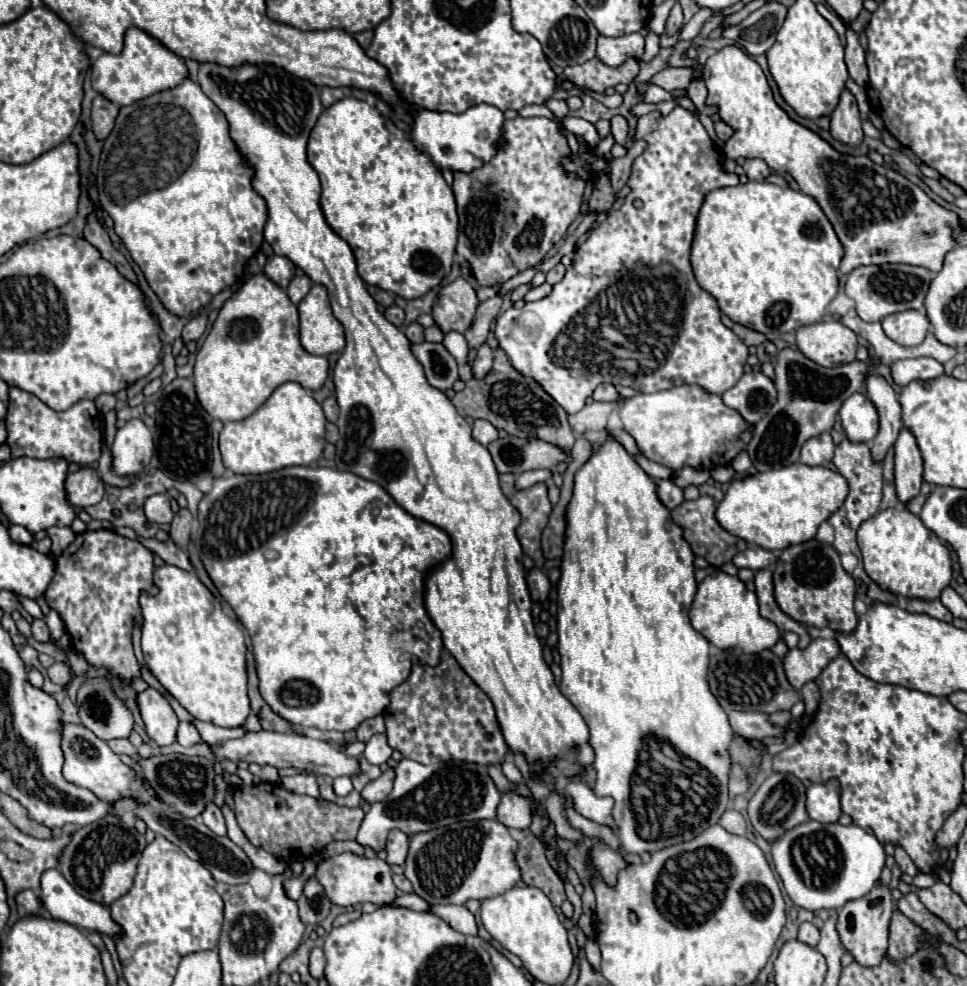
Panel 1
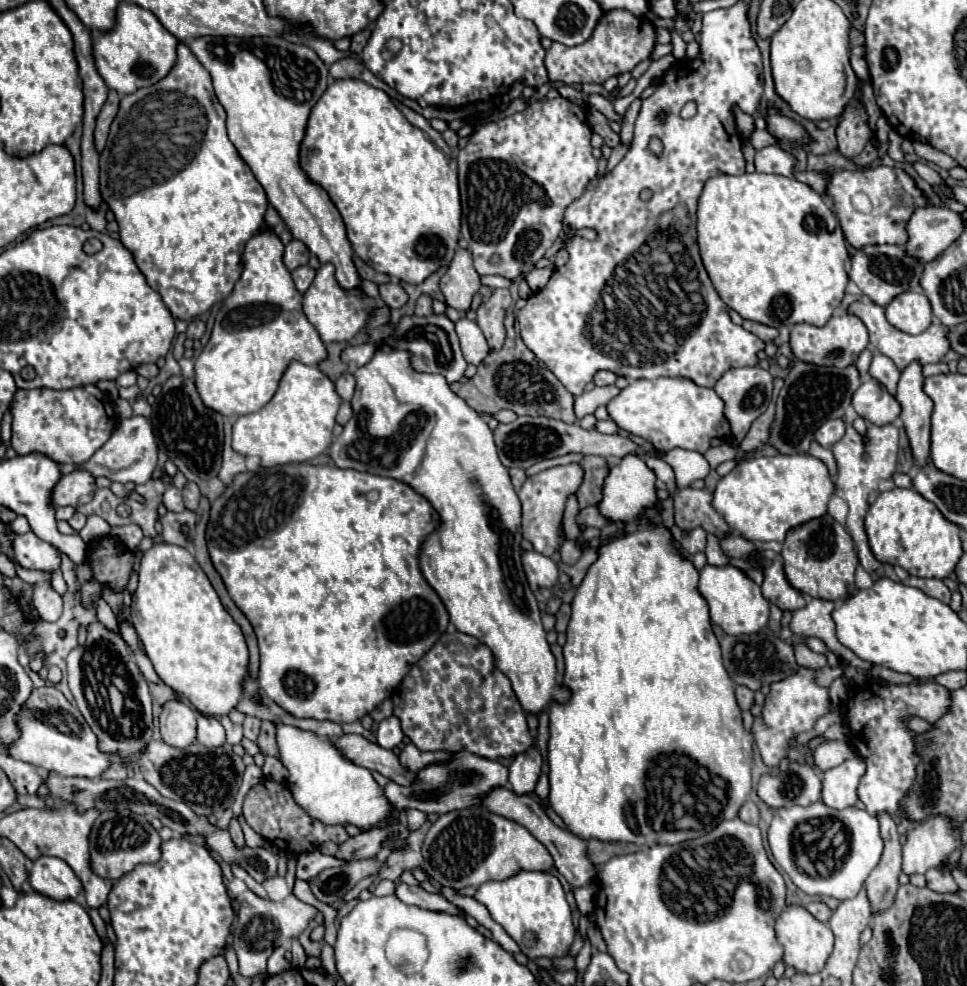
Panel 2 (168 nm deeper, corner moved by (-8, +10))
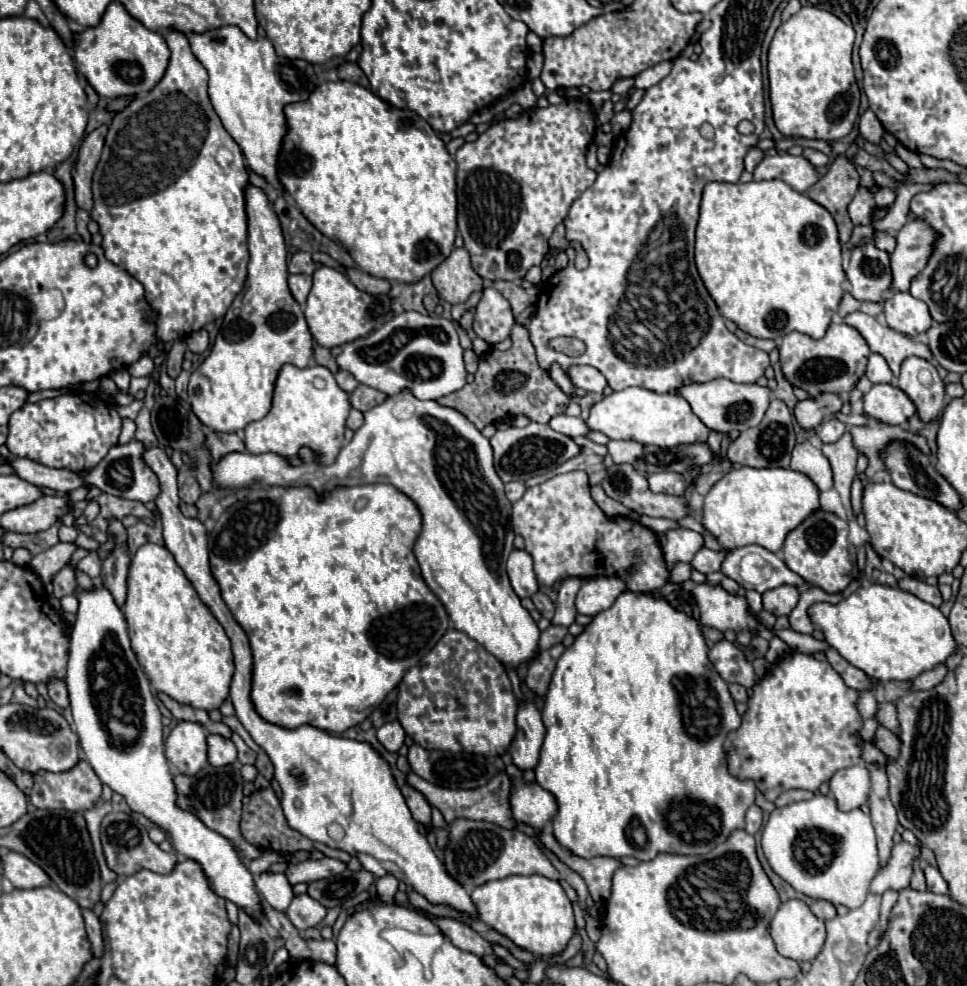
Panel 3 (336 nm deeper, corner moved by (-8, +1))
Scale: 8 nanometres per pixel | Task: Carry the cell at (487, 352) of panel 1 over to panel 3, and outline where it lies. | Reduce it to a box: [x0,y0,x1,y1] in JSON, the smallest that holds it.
[474,286,514,344]

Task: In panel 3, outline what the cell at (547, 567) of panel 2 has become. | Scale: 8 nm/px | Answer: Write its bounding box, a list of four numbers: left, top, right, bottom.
[506,548,540,598]

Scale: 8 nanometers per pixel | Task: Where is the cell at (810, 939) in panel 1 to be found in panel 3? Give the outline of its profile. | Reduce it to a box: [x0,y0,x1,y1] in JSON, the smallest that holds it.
[810,900,836,920]

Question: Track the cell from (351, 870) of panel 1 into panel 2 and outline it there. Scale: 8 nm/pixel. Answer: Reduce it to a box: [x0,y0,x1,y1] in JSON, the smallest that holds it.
[394,883,458,915]

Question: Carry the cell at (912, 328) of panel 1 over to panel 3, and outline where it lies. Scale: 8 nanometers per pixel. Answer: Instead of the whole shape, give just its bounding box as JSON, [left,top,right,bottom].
[884,292,932,336]

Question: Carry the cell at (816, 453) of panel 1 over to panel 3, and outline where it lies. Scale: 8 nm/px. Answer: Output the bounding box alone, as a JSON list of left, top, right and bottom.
[818,418,846,444]

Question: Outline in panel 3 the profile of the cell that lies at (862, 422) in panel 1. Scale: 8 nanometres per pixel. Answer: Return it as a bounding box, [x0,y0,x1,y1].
[862,384,916,424]

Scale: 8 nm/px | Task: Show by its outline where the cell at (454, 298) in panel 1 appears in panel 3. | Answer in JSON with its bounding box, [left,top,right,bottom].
[432,248,482,304]

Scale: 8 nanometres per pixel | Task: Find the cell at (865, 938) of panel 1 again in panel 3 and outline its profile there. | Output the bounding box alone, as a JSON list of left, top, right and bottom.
[866,764,898,866]

